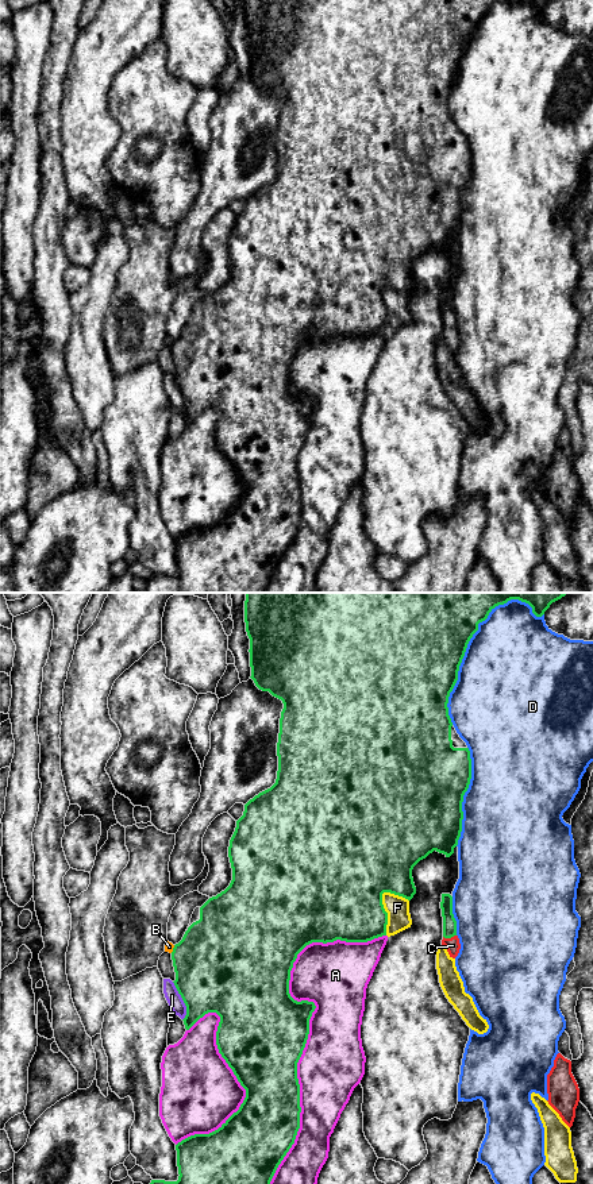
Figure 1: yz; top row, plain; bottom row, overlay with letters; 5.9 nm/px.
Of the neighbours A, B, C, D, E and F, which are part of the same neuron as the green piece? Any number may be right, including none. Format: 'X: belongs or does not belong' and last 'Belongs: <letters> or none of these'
A: does not belong
B: does not belong
C: belongs
D: does not belong
E: does not belong
F: does not belong
Belongs: C

